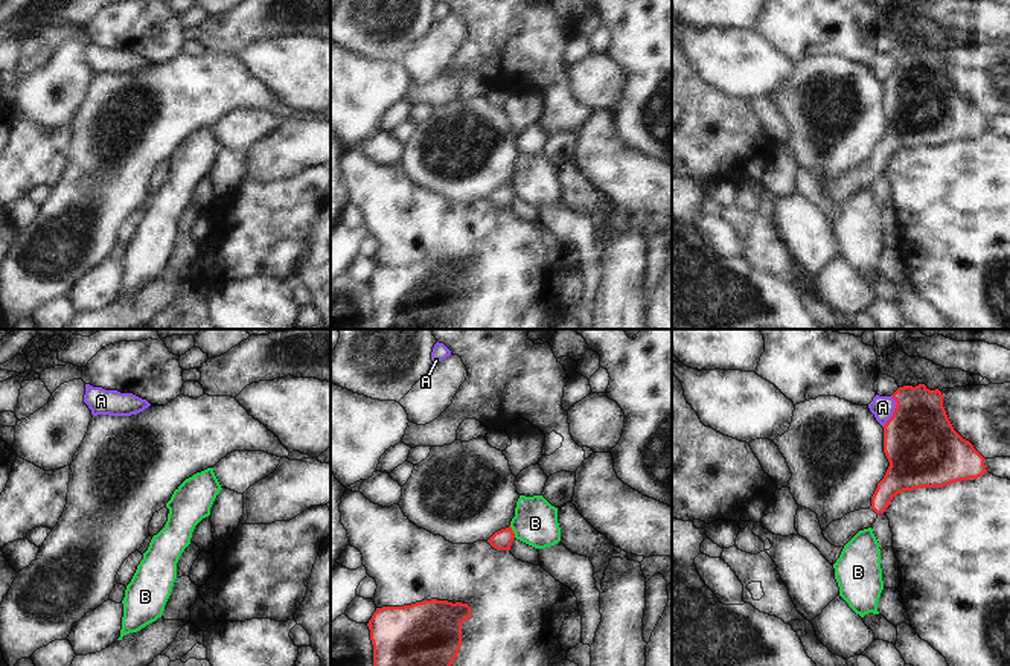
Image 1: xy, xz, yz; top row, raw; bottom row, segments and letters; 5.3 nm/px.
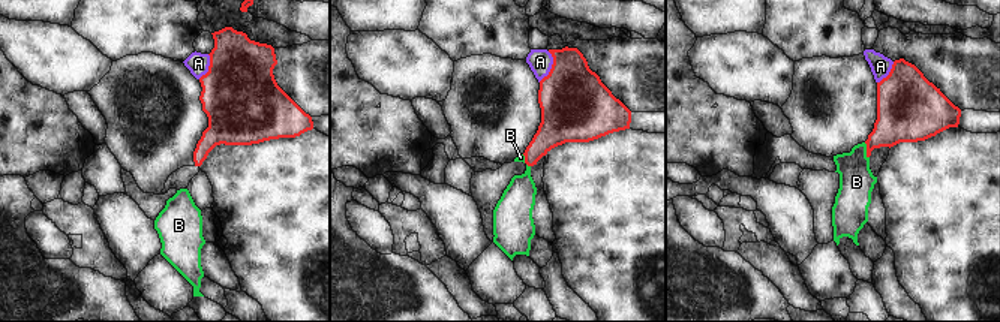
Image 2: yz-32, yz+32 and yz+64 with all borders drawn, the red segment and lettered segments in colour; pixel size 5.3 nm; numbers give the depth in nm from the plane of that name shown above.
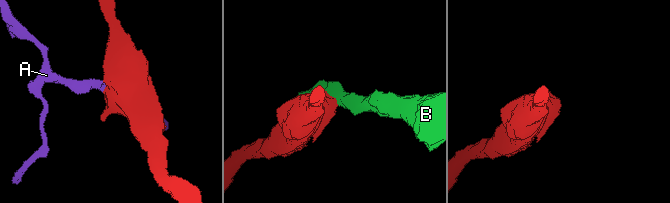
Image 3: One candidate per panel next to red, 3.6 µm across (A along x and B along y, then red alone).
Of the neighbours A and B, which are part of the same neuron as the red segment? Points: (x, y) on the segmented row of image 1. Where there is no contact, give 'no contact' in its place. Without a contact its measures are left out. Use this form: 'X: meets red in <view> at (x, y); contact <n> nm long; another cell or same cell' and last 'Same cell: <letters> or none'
A: meets red in yz at (894, 410); contact 180 nm long; another cell
B: meets red in xz at (512, 532); contact 70 nm long; another cell
Same cell: none

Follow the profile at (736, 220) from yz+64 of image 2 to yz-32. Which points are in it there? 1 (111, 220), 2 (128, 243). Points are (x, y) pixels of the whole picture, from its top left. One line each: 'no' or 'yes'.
1: no
2: no

